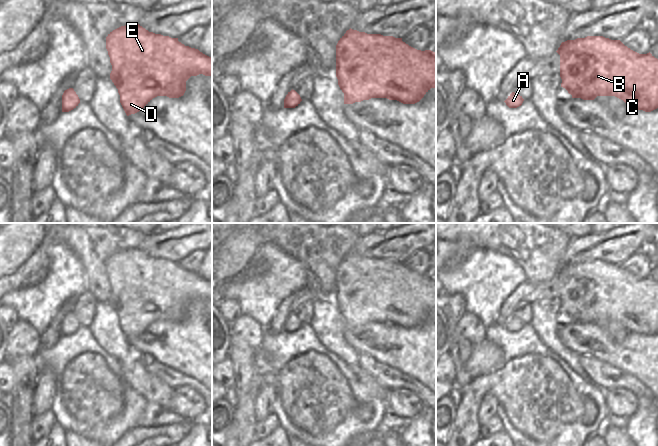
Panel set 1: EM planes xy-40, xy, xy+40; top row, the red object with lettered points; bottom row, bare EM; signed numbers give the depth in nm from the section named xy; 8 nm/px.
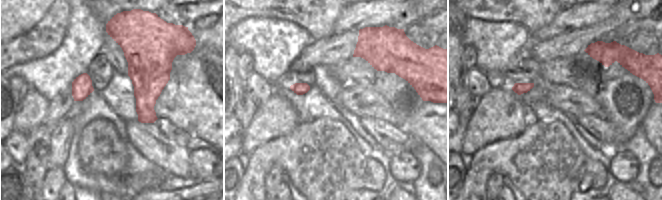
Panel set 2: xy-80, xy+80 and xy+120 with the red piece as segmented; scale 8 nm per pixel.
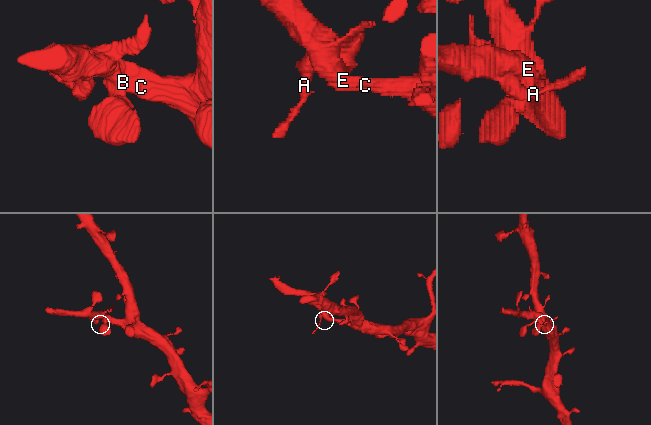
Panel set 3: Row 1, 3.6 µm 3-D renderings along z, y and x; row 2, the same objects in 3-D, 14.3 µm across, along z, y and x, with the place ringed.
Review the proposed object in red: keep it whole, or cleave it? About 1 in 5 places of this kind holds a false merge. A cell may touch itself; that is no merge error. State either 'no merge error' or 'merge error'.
no merge error

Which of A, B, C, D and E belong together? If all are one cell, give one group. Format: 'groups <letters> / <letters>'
groups A B C D E

